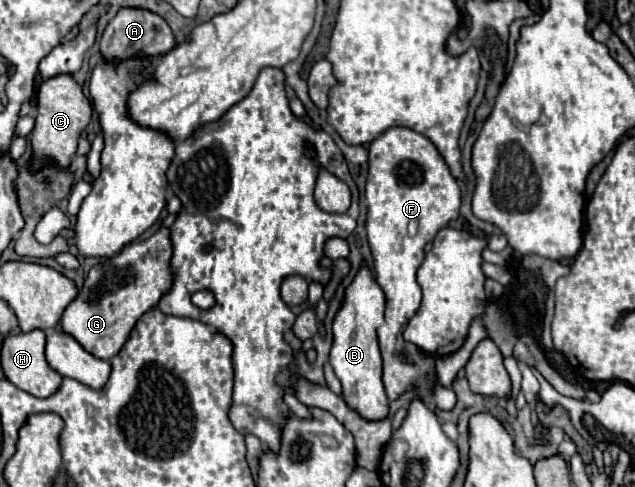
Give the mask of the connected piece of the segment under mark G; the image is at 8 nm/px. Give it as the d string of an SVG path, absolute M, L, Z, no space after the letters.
M160 227L150 239L130 243L116 257L94 265L78 297L66 307L62 315L62 333L74 337L94 357L112 359L114 353L118 353L118 349L124 345L138 317L154 307L162 293L170 289L170 253L170 231Z

